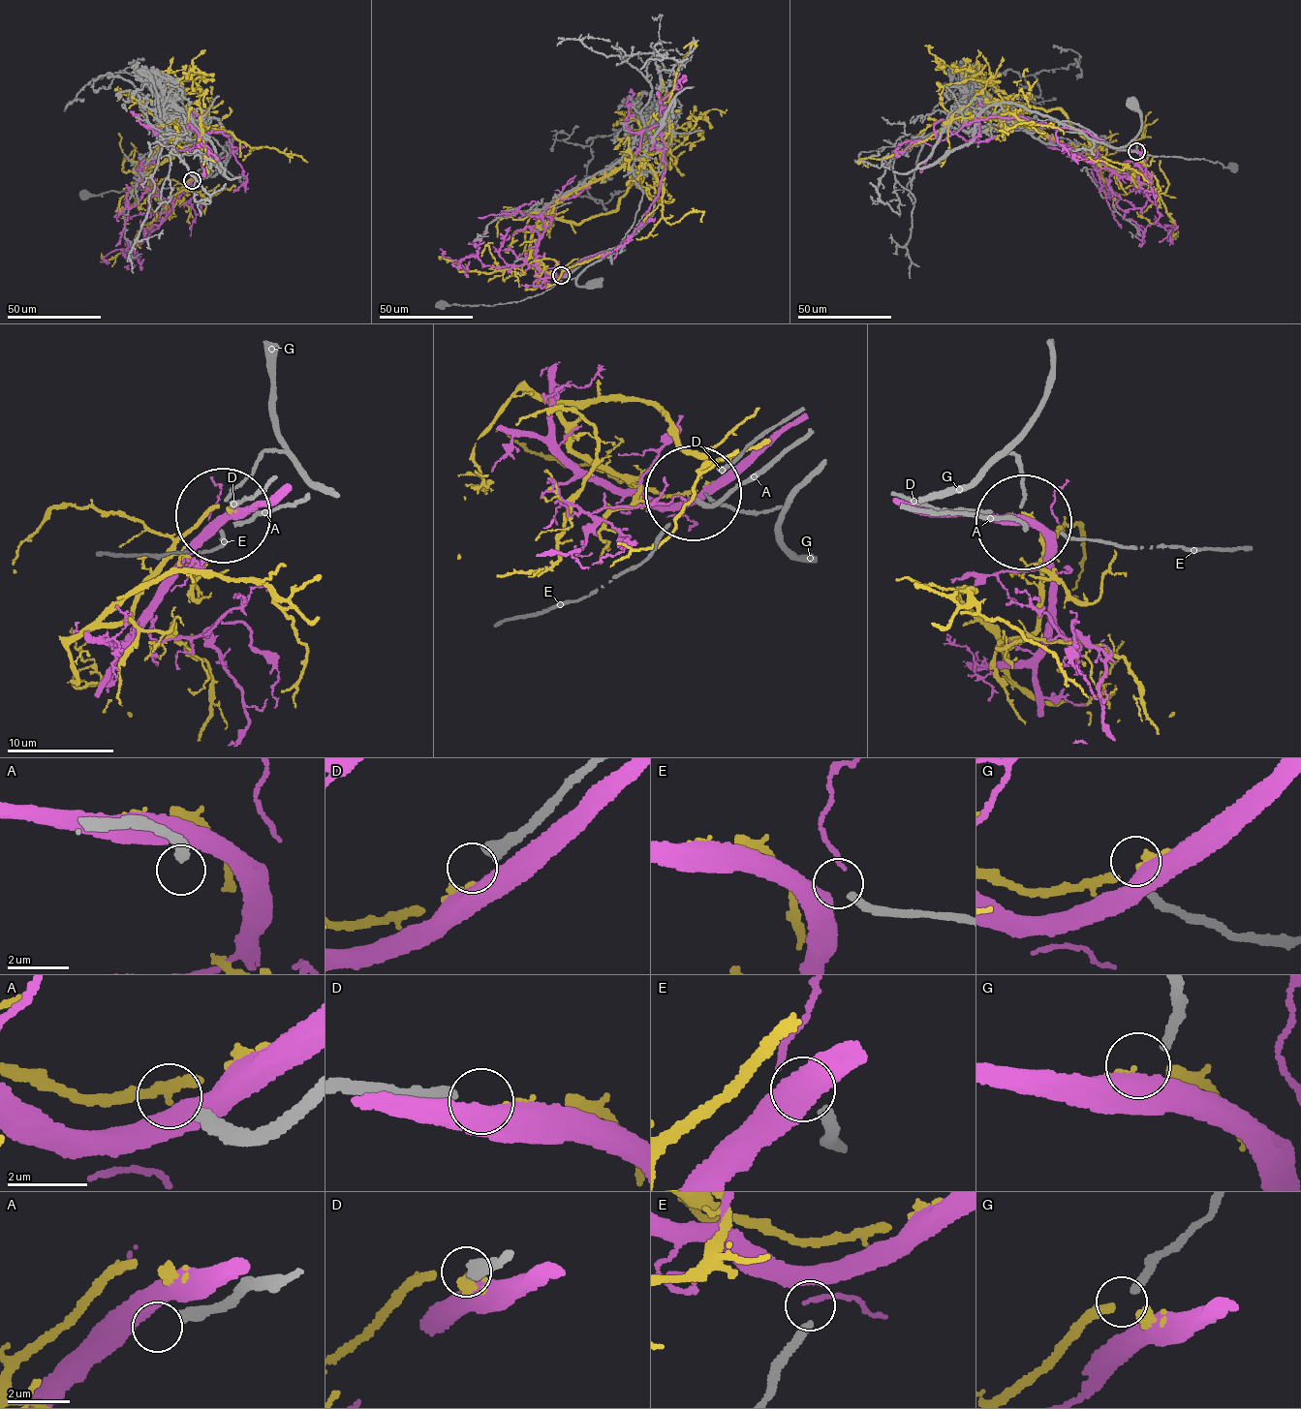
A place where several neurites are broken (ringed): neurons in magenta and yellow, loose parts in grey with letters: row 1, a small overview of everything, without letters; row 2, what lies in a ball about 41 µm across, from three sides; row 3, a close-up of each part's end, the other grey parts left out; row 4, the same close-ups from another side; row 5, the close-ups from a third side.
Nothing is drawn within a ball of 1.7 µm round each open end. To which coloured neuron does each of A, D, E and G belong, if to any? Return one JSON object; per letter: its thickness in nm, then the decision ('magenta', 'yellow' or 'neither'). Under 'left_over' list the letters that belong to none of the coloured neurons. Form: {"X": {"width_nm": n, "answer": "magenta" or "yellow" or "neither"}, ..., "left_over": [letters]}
{"A": {"width_nm": 320, "answer": "neither"}, "D": {"width_nm": 440, "answer": "yellow"}, "E": {"width_nm": 280, "answer": "magenta"}, "G": {"width_nm": 260, "answer": "neither"}, "left_over": ["A", "G"]}

